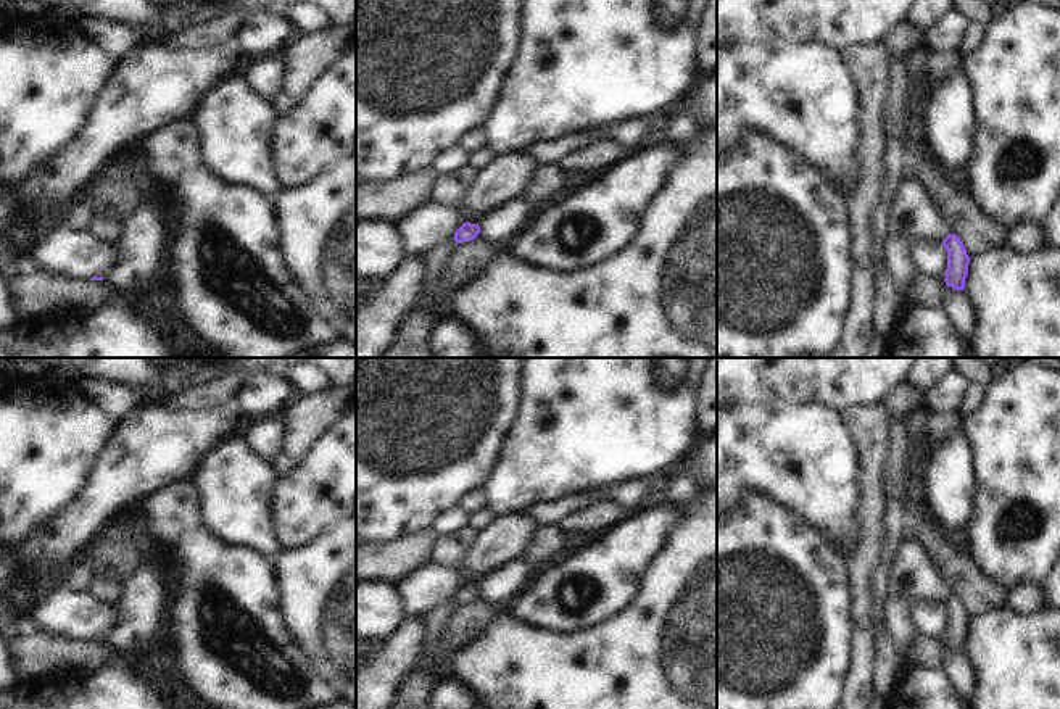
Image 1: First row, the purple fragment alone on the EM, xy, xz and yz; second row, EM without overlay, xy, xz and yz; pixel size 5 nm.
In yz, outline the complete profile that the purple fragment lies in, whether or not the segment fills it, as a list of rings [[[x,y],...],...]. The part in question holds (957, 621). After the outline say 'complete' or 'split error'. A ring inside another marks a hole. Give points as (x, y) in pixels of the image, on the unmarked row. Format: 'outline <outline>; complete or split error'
outline [[[902,540],[888,577],[884,617],[886,630],[905,662],[909,648],[918,636],[912,620],[912,606],[918,601],[944,606],[947,612],[946,646],[963,651],[970,625],[963,604],[933,569],[923,545],[918,540]]]; split error

